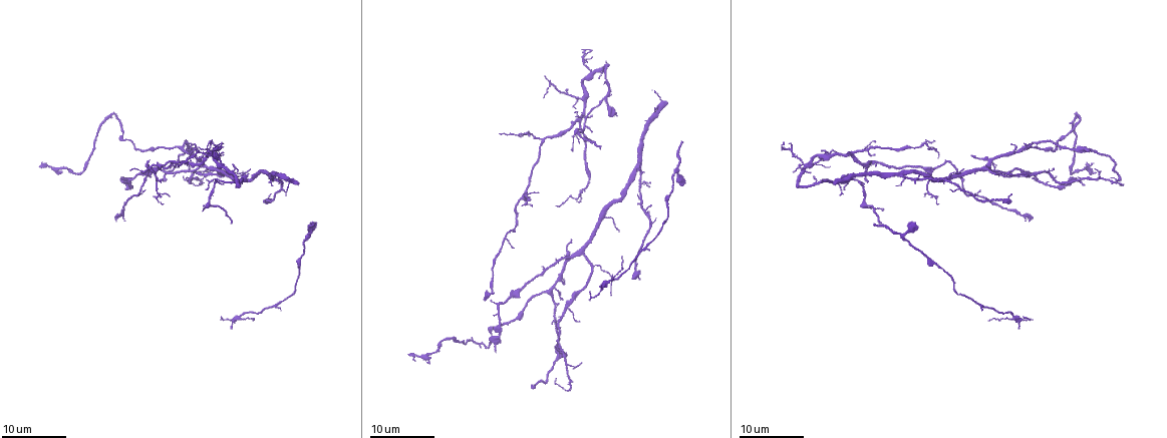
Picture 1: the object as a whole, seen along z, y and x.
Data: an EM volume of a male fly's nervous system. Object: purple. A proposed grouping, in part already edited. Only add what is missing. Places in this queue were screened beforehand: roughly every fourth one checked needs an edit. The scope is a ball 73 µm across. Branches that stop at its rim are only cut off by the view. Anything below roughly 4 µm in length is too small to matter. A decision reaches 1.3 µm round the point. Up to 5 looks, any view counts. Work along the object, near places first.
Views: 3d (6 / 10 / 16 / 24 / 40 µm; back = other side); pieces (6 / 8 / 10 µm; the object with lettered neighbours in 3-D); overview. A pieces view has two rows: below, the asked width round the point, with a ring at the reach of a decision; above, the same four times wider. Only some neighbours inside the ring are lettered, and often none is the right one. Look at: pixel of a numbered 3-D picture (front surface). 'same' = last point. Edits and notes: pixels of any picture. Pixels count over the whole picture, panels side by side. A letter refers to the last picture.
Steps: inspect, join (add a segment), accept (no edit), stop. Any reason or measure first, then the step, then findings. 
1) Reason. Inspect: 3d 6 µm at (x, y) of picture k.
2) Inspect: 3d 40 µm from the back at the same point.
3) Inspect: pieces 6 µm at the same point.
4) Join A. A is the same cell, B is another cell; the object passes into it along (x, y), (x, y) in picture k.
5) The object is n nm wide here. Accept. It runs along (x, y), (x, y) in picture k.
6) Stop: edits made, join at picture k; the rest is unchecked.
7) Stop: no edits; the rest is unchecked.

Thin end. Inspect: 3d 16 µm at (201, 156) of picture 1.

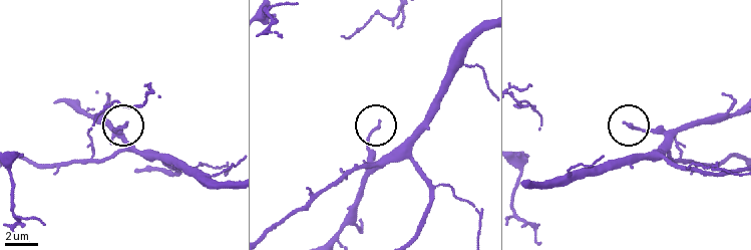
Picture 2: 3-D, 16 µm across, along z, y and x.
See the neighbours. Inspect: pieces 8 µm at (625, 121) of picture 2.

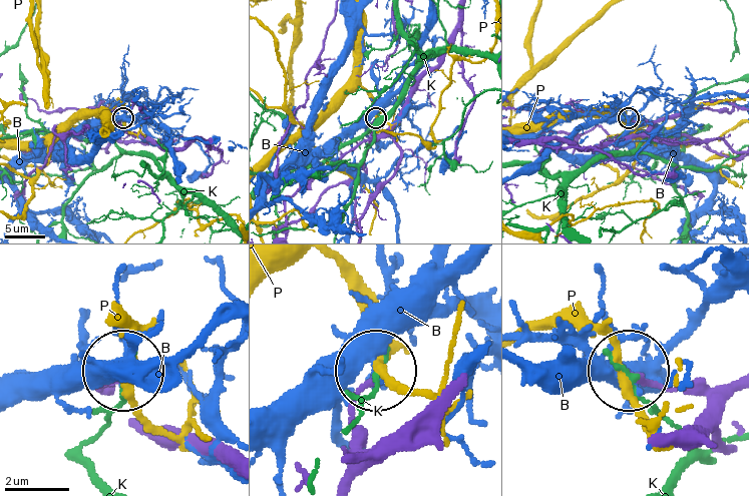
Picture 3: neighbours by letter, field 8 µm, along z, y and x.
Accept. B, K and P are other cells; no lettered segment goes on from it.

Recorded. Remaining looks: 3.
Branch stops here. Inspect: 3d 16 µm at (527, 135) of picture 1.

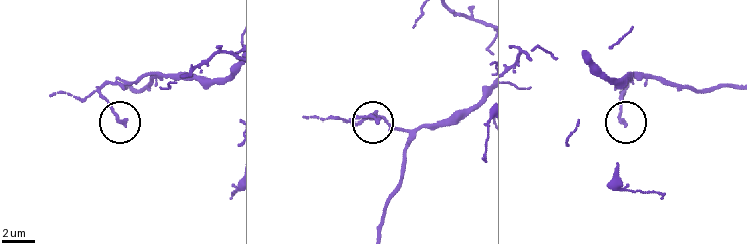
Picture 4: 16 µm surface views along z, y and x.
What lies round it. Inspect: pieces 10 µm at (378, 121) of picture 4.

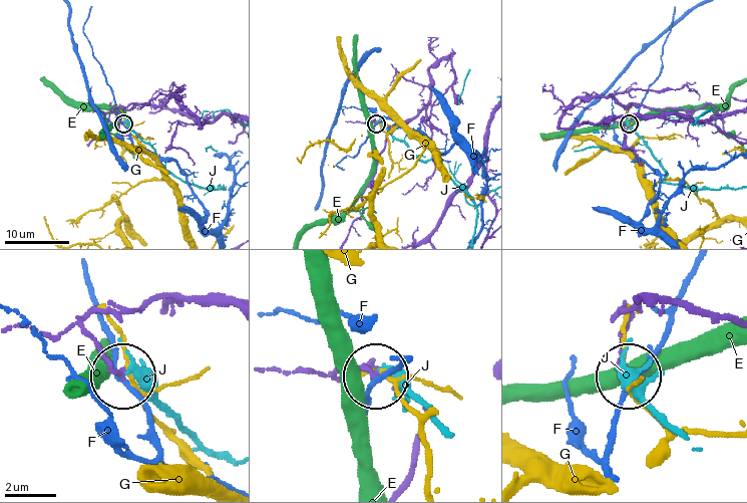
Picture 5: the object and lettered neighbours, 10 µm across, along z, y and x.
The object is 170 nm wide here. Accept. E, F, G and J are other cells; it runs along (230, 305), (151, 298), (93, 313), (82, 330), (123, 373) in picture 5; none of them fits.

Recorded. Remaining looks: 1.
Stop: no edits; the rest is unchecked.

